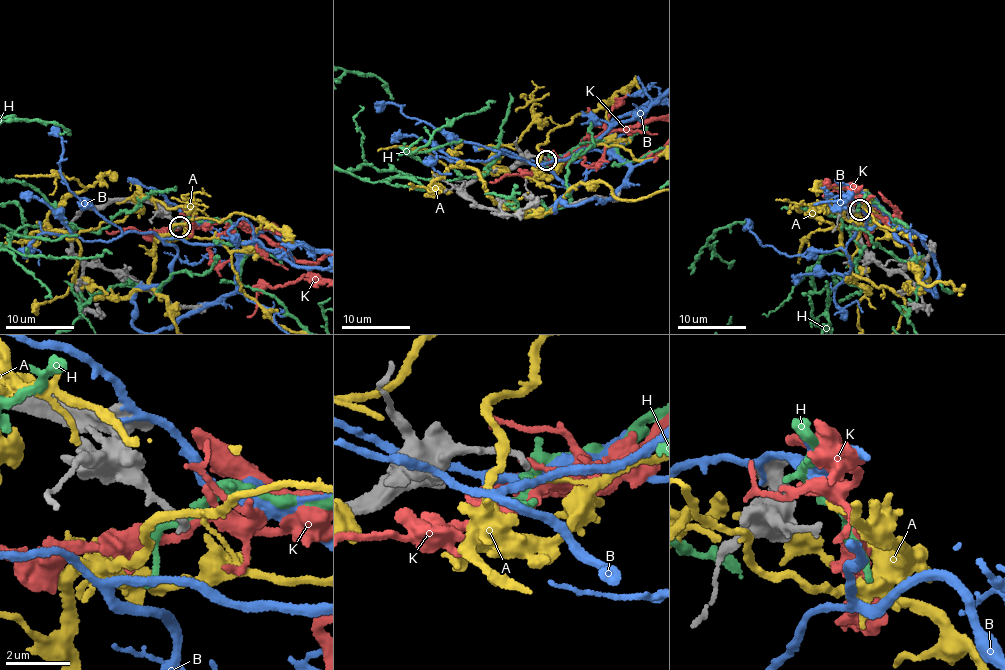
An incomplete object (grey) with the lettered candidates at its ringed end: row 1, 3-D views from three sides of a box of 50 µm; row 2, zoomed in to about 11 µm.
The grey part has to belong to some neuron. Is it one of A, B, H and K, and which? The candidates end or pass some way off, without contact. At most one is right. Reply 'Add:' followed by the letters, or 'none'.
Add: K

